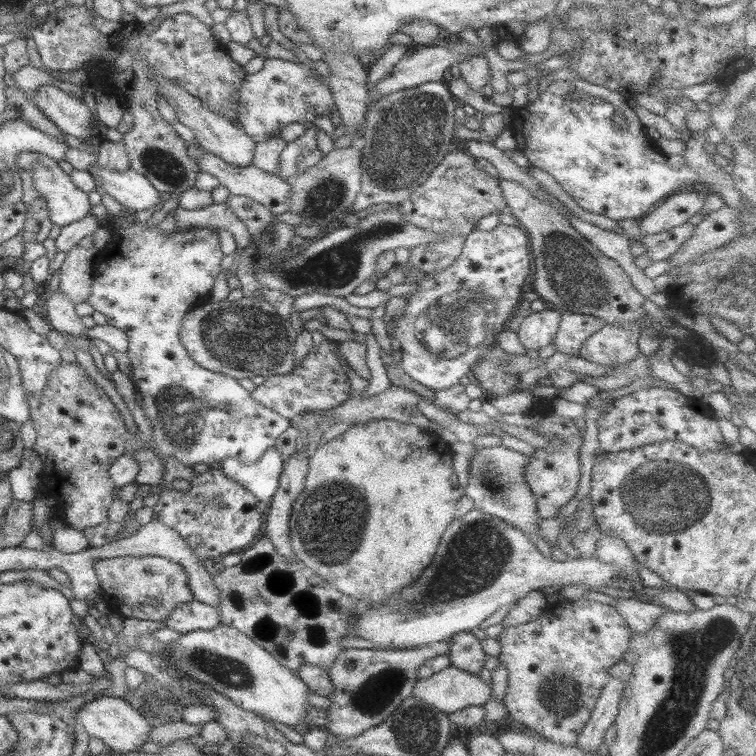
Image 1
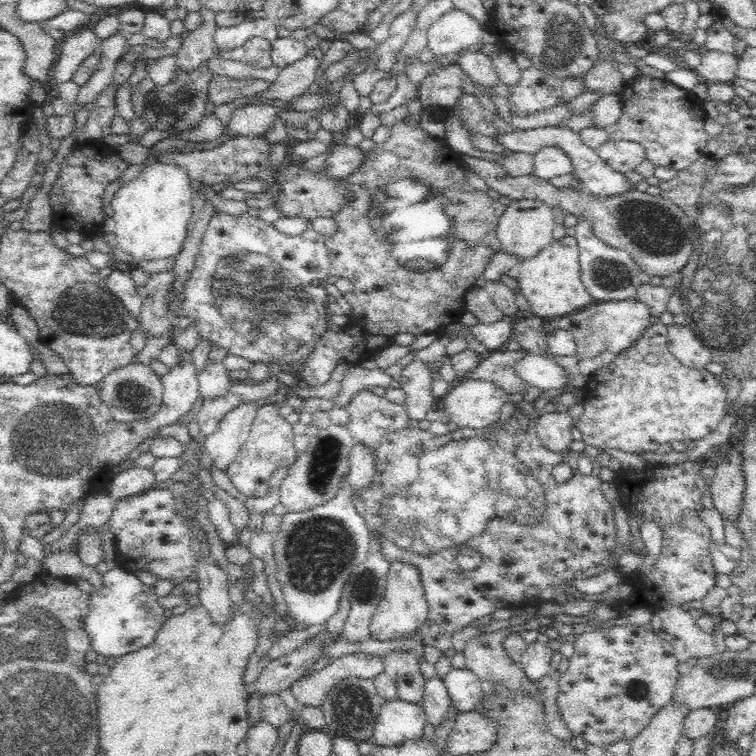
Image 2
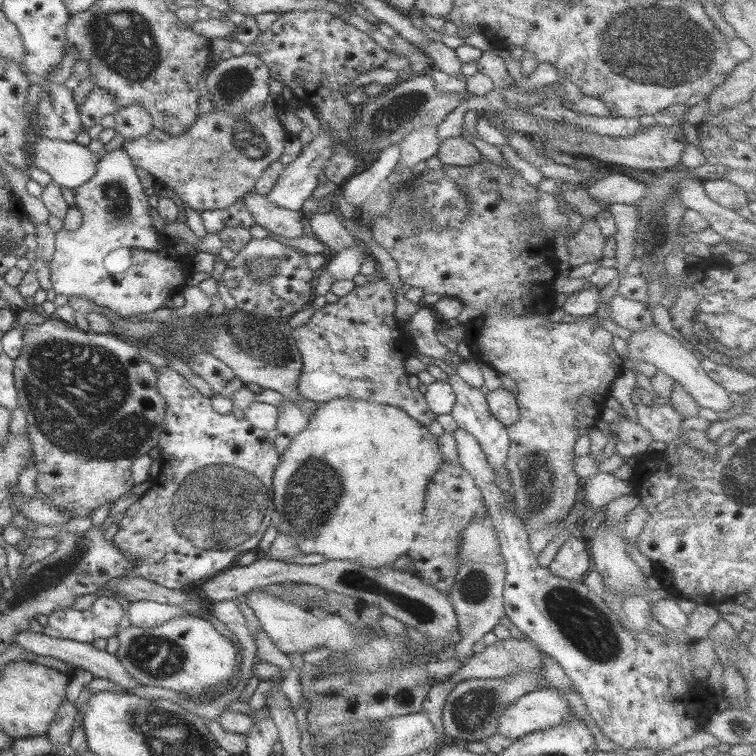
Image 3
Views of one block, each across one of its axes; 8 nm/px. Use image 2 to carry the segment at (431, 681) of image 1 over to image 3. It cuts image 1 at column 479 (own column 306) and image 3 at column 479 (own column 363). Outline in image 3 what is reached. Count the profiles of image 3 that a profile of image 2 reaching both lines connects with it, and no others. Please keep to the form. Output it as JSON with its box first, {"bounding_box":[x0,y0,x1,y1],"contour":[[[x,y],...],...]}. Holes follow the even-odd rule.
{"bounding_box":[422,637,546,742],"contour":[[[510,637],[505,640],[499,640],[495,644],[488,645],[486,650],[480,652],[480,654],[474,653],[465,665],[450,677],[450,681],[444,684],[436,683],[436,685],[432,685],[423,702],[422,711],[430,719],[434,729],[436,729],[438,742],[442,741],[445,736],[445,730],[442,726],[442,708],[444,708],[448,694],[450,694],[450,691],[458,682],[468,679],[499,679],[516,673],[540,672],[544,670],[544,665],[542,664],[542,657],[544,657],[544,655],[546,654],[539,650],[539,646],[529,639]]]}

